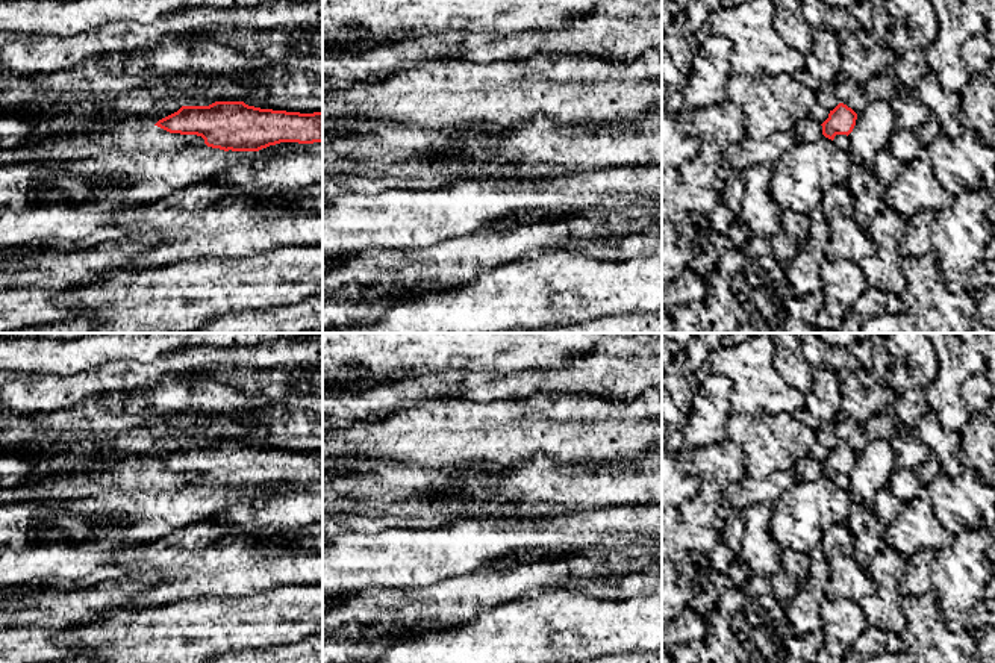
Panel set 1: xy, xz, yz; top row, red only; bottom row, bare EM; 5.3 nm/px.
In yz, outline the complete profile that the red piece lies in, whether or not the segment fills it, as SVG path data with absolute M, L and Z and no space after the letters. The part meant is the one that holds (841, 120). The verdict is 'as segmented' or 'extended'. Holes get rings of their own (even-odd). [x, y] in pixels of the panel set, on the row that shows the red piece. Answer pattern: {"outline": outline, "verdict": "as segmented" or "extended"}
{"outline": "M844 103L830 110L828 118L821 124L822 135L831 139L842 151L848 151L850 138L856 126L857 114Z", "verdict": "extended"}

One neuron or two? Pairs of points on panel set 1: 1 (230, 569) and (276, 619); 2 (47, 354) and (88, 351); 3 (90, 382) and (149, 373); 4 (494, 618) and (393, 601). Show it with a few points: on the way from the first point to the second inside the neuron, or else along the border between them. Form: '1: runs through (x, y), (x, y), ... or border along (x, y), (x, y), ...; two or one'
1: border along (286, 583), (240, 597), (217, 595); two
2: runs through (58, 354), (77, 354); one
3: runs through (105, 379), (134, 374); one
4: border along (511, 601), (488, 607), (447, 628); two

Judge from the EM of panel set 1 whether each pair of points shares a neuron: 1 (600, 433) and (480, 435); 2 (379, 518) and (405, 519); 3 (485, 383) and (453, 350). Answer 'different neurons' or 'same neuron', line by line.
1: same neuron
2: same neuron
3: different neurons

